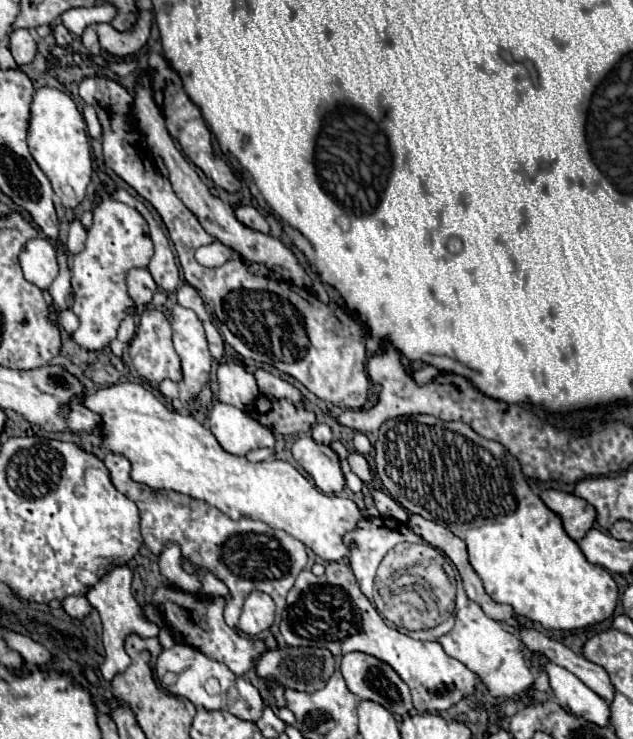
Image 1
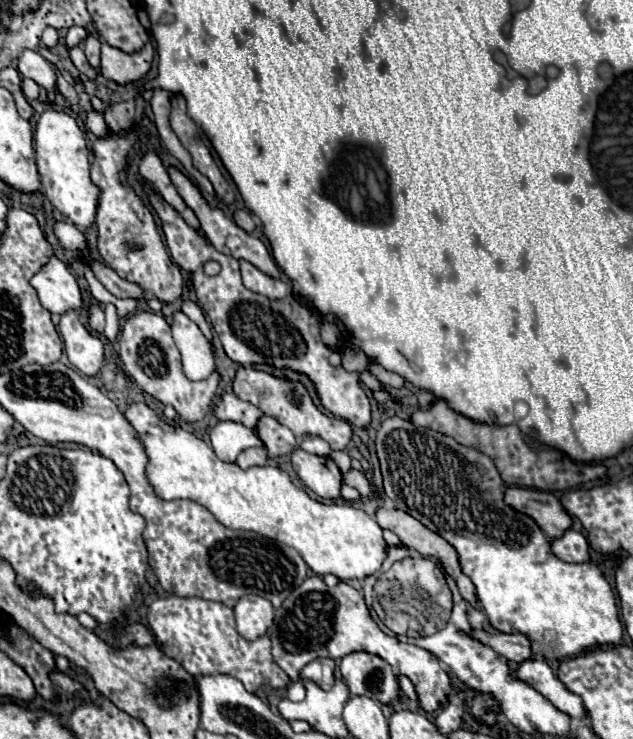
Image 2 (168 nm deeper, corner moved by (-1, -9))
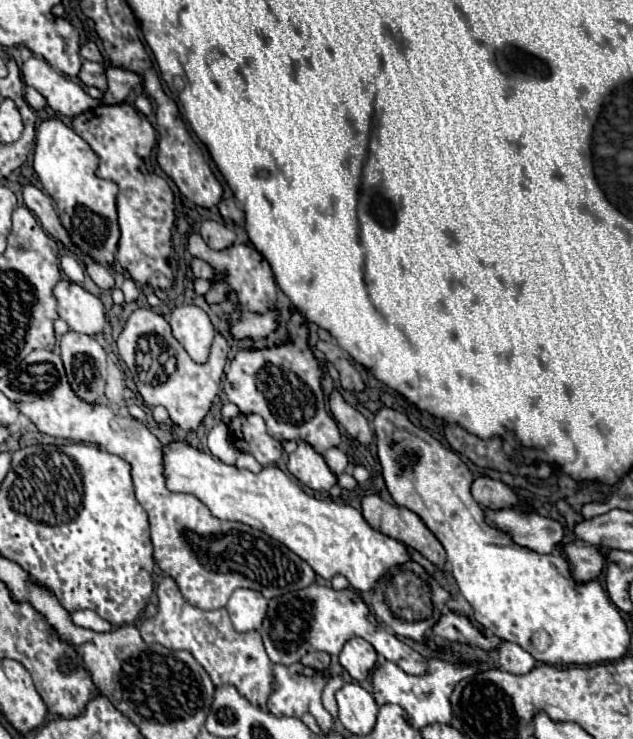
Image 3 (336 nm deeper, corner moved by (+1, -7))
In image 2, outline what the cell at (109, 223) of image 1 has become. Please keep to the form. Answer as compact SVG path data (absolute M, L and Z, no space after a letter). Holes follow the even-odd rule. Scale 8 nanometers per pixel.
M96 302L86 304L86 312L88 312L90 330L96 334L102 334L104 332L104 310L100 308L100 304L96 304Z

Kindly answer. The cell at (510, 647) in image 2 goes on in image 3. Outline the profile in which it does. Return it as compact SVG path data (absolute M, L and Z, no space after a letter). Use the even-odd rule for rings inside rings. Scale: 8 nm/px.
M442 612L440 620L432 626L430 630L432 636L438 638L446 638L450 642L460 642L460 644L468 644L468 646L478 646L484 650L494 650L500 642L500 638L496 636L486 636L480 634L466 616L458 616L454 612Z

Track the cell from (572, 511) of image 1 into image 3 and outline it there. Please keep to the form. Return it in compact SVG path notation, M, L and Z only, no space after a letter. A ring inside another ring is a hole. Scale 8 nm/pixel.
M478 476L472 482L470 492L482 508L500 510L500 508L512 508L520 504L520 498L506 484L502 484L500 480L492 480L488 476Z

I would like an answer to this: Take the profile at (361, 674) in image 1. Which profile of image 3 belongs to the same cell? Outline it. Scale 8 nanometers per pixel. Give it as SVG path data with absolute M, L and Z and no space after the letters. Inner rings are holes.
M350 638L342 652L340 652L340 664L348 670L348 674L354 680L364 680L376 666L376 650L370 642L364 638Z

